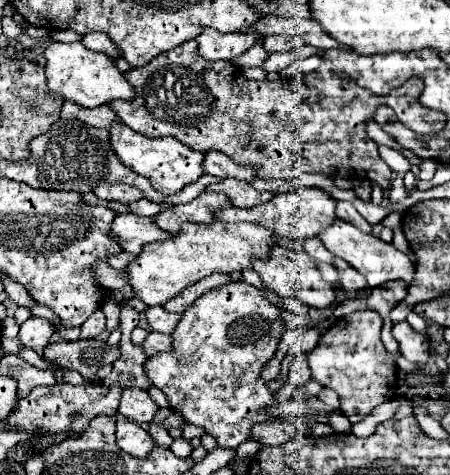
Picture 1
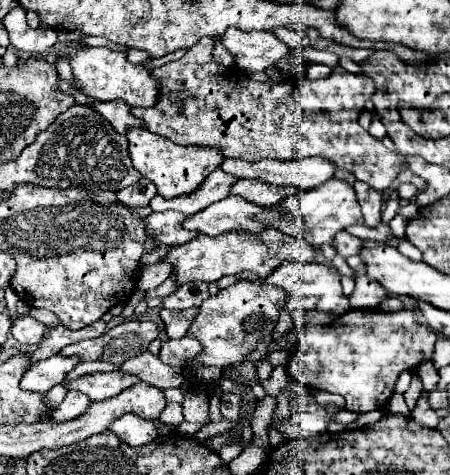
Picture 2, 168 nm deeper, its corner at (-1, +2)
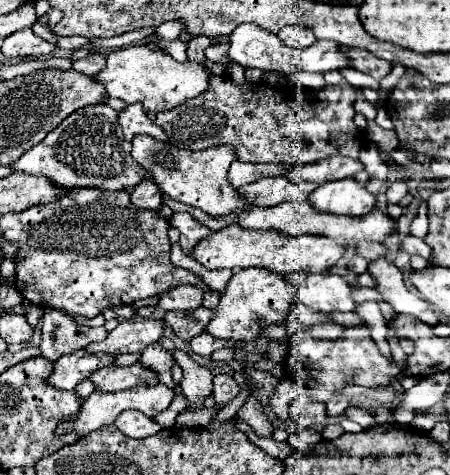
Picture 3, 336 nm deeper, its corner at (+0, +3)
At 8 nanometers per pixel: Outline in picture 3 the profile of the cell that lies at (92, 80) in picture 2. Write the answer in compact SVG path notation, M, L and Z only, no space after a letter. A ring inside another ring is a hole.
M130 45L108 53L106 67L94 77L104 85L108 97L118 97L126 103L138 101L146 111L168 111L208 89L208 71L202 65L176 63L168 53L154 51L150 45Z

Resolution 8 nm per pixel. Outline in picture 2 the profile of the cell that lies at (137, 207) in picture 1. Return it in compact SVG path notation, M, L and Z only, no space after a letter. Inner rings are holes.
M217 168L215 172L209 174L209 178L193 194L189 194L189 196L177 196L177 198L171 198L171 200L155 196L149 206L155 212L159 212L159 210L177 210L177 212L183 212L183 214L189 216L189 214L201 212L209 204L213 204L213 202L229 196L231 194L229 186L233 186L235 182L237 182L235 176L231 176L231 174L223 172L221 168Z

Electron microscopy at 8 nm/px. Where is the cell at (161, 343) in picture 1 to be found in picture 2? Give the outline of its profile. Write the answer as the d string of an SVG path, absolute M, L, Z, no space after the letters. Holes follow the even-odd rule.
M185 336L179 340L167 340L159 352L159 358L169 366L181 366L185 360L201 354L201 350L203 346L197 338Z

